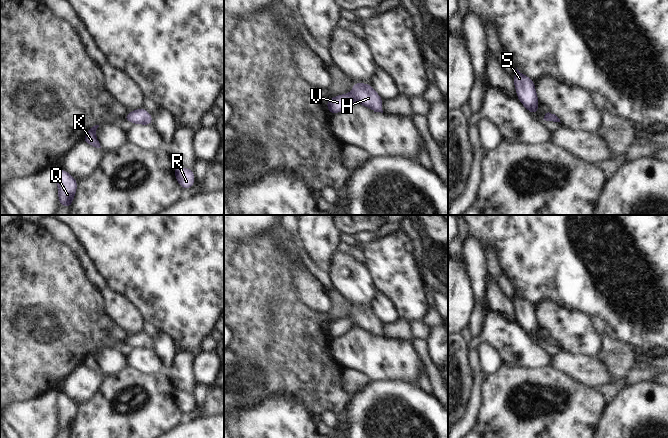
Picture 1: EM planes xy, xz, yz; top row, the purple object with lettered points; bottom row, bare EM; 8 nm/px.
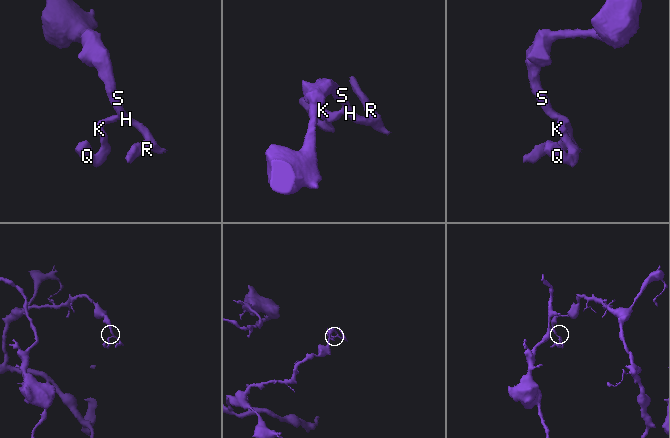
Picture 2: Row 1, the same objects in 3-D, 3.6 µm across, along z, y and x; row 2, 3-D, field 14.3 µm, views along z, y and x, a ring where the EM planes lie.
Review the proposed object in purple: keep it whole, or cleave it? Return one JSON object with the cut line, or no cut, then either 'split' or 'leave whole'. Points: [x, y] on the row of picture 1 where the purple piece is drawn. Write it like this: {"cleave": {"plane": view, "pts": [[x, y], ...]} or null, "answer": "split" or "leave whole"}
{"cleave": null, "answer": "leave whole"}

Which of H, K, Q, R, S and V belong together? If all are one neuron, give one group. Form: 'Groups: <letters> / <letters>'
Groups: H K Q R S V.

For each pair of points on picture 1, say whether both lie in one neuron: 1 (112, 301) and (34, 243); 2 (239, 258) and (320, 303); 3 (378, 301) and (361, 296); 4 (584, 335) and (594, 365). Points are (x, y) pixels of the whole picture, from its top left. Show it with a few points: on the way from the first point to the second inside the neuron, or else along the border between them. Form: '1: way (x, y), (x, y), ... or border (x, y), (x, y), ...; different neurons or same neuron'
1: border (100, 291), (103, 297), (104, 311), (108, 315); different neurons
2: border (298, 267), (293, 283), (298, 296), (312, 310); different neurons
3: border (376, 289), (370, 308); different neurons
4: border (568, 352), (597, 357); different neurons

